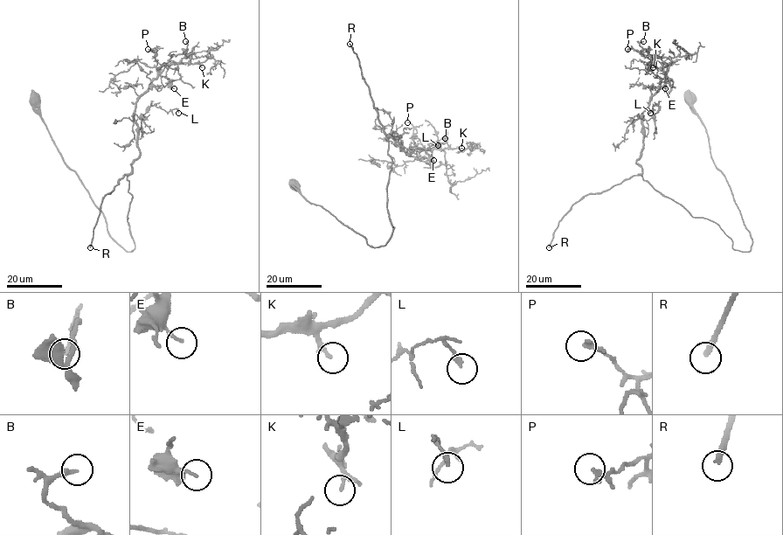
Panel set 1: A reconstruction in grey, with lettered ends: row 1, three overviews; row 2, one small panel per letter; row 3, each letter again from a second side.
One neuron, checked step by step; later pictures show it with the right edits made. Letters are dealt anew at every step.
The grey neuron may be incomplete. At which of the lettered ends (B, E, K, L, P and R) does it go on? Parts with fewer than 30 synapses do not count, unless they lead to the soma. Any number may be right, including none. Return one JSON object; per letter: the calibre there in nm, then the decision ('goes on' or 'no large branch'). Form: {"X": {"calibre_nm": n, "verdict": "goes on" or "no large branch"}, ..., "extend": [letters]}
{"B": {"calibre_nm": 240, "verdict": "no large branch"}, "E": {"calibre_nm": 130, "verdict": "no large branch"}, "K": {"calibre_nm": 100, "verdict": "goes on"}, "L": {"calibre_nm": 190, "verdict": "no large branch"}, "P": {"calibre_nm": 170, "verdict": "no large branch"}, "R": {"calibre_nm": 240, "verdict": "goes on"}, "extend": ["K", "R"]}

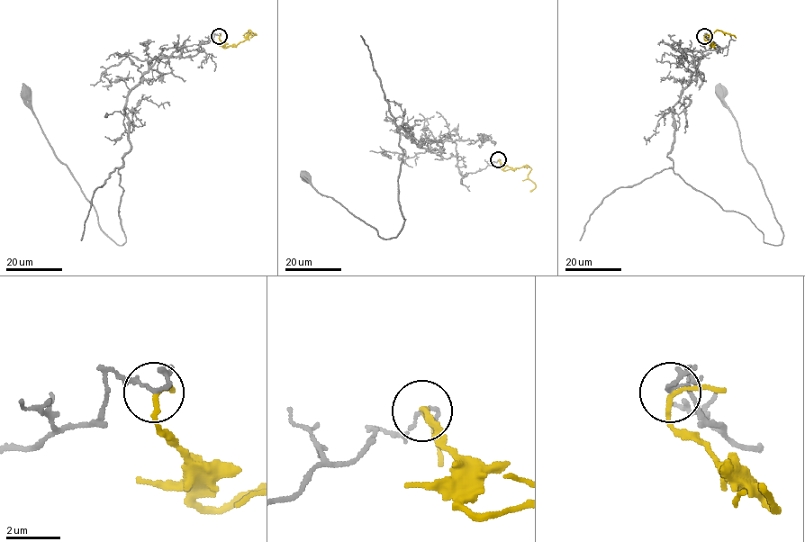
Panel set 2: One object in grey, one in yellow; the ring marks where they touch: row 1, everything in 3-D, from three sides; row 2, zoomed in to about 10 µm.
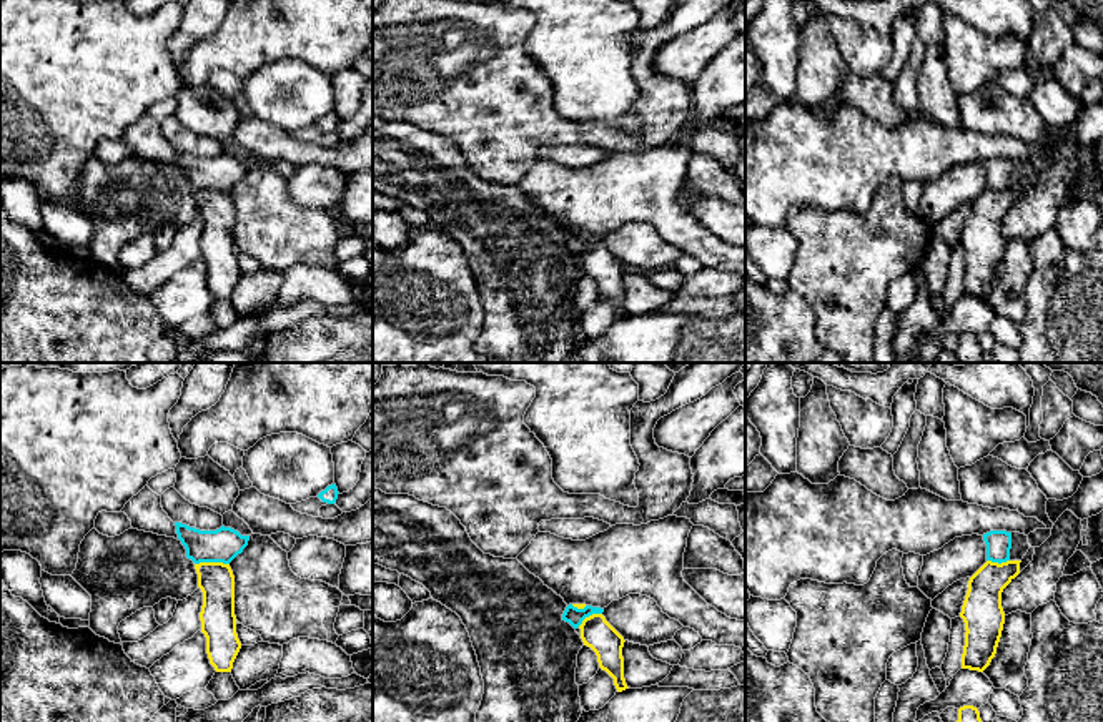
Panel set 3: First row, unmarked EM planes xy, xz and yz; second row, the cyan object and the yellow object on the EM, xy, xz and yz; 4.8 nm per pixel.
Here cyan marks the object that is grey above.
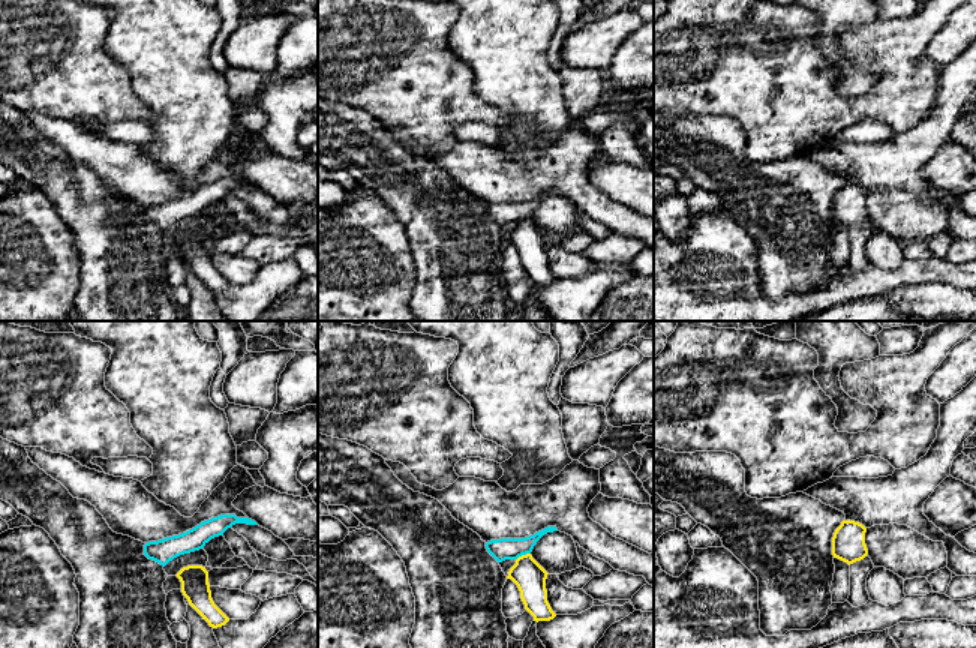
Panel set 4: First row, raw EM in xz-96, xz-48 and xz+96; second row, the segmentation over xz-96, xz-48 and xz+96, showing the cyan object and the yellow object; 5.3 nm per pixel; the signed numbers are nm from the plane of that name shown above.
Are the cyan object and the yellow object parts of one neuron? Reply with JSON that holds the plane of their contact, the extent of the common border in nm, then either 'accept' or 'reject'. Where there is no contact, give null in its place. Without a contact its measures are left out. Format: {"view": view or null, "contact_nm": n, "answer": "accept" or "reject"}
{"view": "xy", "contact_nm": 170, "answer": "reject"}

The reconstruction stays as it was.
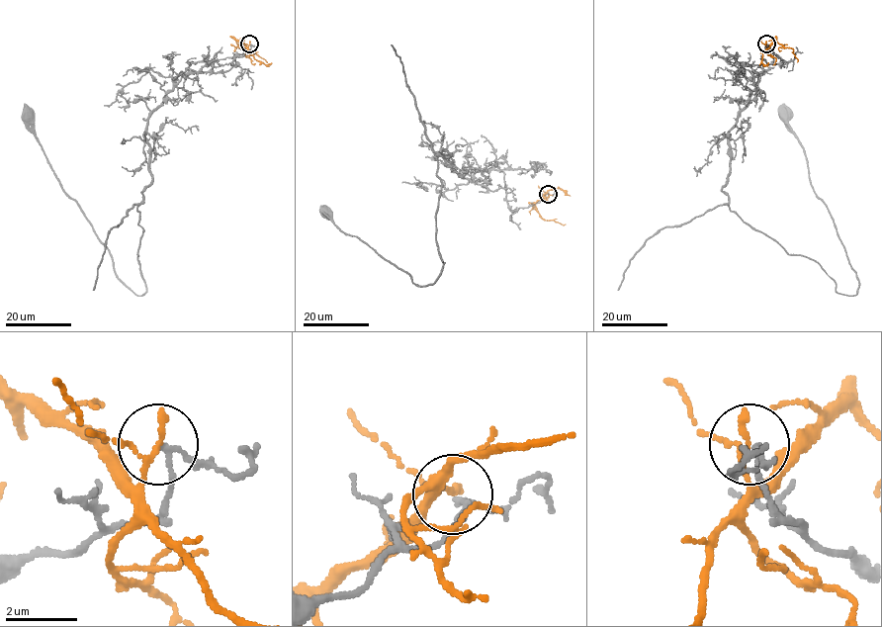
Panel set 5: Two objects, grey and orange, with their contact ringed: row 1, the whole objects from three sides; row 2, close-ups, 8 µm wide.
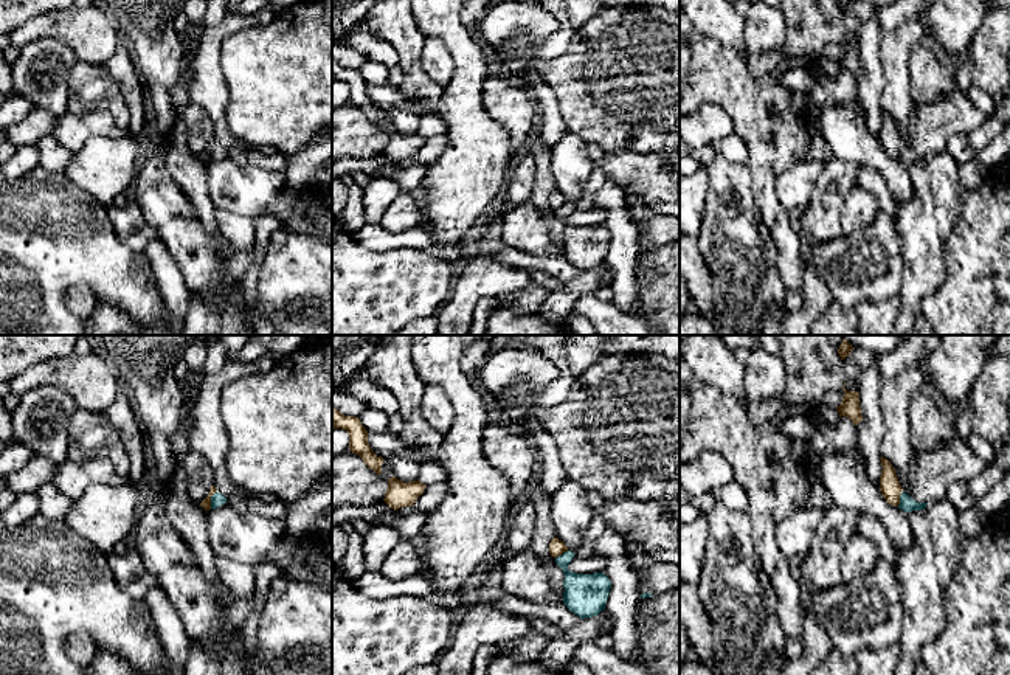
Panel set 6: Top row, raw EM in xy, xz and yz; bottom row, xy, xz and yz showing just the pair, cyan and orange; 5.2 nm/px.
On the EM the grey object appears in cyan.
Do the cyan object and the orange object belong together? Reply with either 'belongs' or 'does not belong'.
does not belong

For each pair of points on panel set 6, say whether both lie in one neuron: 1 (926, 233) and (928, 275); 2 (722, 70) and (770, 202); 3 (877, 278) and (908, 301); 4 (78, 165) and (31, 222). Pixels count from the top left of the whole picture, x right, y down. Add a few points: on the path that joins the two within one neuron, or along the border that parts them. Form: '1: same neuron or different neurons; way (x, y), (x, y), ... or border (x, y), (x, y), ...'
1: same neuron; way (925, 244), (925, 264)
2: same neuron; way (748, 103), (757, 112), (765, 169)
3: different neurons; border (903, 259), (903, 280), (897, 295)
4: different neurons; border (61, 169), (95, 199)

